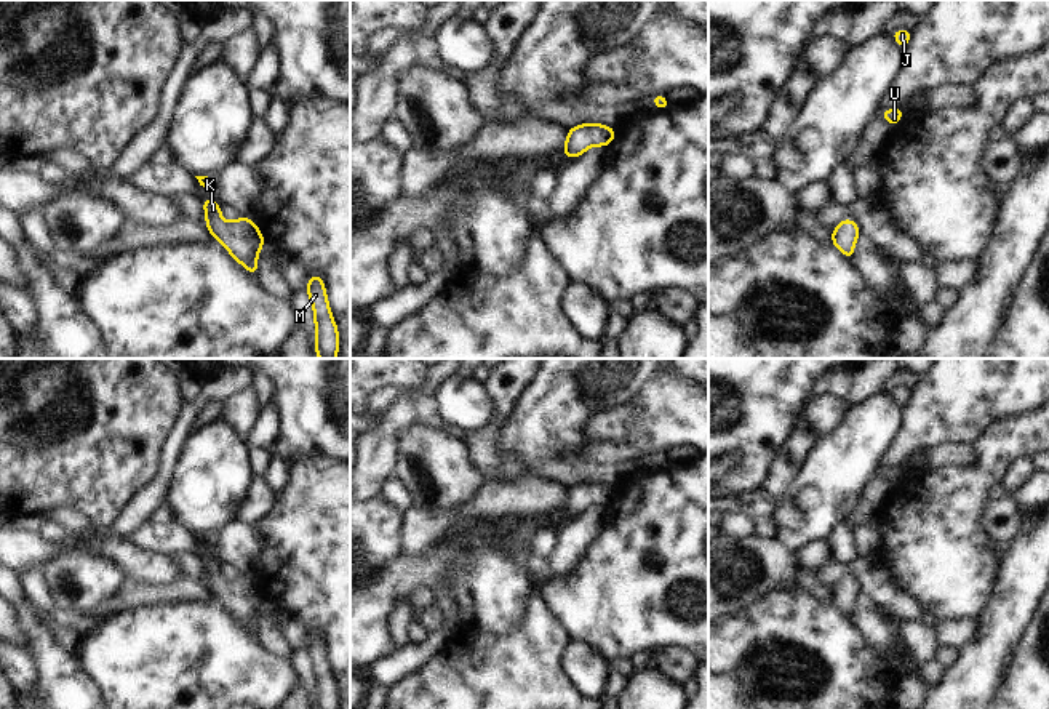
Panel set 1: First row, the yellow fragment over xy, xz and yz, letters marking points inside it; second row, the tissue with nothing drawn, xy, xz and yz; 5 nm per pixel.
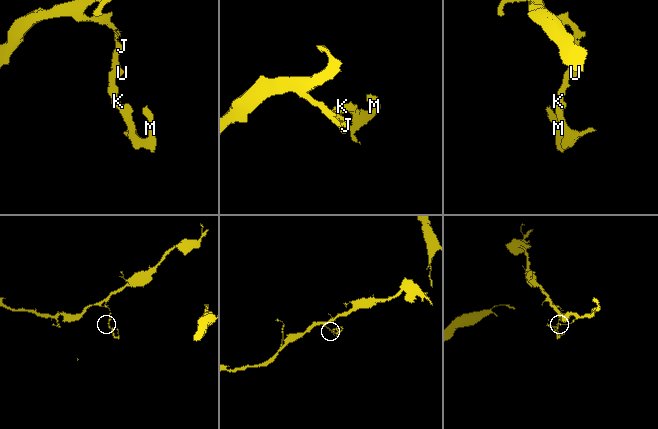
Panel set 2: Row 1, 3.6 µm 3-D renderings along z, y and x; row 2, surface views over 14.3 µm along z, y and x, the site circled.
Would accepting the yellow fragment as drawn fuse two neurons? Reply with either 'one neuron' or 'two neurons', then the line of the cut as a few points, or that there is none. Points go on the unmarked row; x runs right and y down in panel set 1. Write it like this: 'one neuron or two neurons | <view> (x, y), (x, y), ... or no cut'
one neuron | no cut

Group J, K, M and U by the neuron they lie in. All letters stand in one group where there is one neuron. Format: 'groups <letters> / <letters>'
groups J K M U

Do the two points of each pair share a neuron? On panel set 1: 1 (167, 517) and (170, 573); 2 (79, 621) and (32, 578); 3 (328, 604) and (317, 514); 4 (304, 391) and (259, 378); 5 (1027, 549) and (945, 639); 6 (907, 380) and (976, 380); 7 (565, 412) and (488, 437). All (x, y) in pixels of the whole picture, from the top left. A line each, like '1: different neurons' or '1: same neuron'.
1: different neurons
2: same neuron
3: same neuron
4: different neurons
5: different neurons
6: different neurons
7: different neurons

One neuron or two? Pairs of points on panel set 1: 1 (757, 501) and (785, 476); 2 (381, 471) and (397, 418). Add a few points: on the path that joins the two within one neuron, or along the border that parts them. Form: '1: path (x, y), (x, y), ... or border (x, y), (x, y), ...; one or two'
1: border (758, 487), (774, 500); two
2: path (381, 458), (381, 445), (389, 431); one

